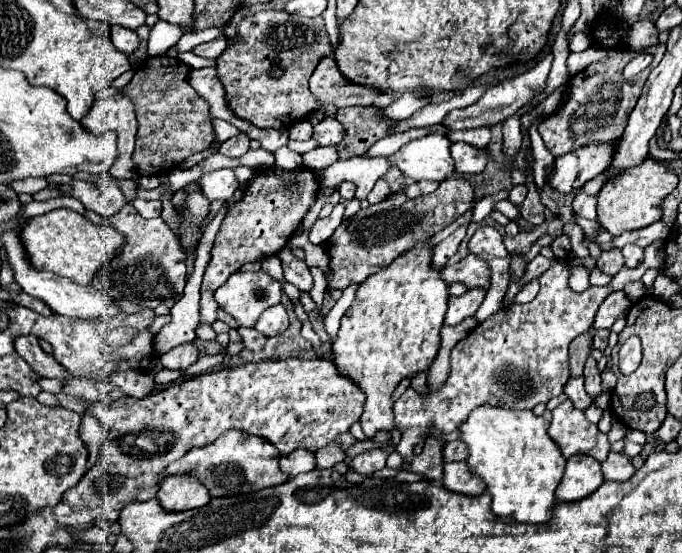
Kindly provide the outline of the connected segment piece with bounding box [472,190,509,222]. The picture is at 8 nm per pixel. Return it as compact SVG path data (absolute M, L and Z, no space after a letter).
M501 190L498 193L485 196L478 201L473 209L472 221L481 222L493 211L494 205L504 199L508 199L509 191Z

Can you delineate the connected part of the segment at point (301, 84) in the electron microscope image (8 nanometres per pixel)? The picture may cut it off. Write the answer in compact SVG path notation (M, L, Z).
M263 10L247 16L237 26L237 34L243 42L227 48L217 58L217 74L225 88L225 100L235 116L257 128L281 130L291 128L321 108L319 100L309 92L309 78L317 64L333 54L321 16L303 18L289 12Z

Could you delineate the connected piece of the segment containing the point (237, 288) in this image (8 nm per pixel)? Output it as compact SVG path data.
M235 272L215 290L217 304L231 314L239 326L253 326L261 312L279 304L281 284L267 272Z

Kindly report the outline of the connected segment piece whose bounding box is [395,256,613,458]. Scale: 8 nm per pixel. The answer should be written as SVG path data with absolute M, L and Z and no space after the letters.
M569 256L555 260L541 276L541 290L533 302L505 306L459 340L451 350L451 376L443 390L429 392L427 398L419 396L413 388L403 392L395 402L395 422L403 434L395 450L403 458L413 452L413 446L421 438L427 438L431 426L427 422L433 422L441 434L449 434L479 406L491 404L497 408L501 400L501 406L511 410L531 410L563 392L569 380L569 344L593 324L599 306L613 292L601 286L573 292L567 282L569 274Z

